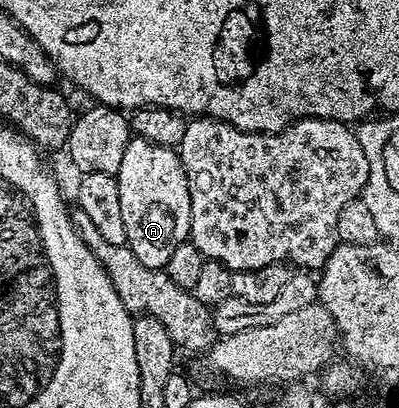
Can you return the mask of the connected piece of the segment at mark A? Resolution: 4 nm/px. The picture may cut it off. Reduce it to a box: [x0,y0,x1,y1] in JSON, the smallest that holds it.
[117,138,189,269]

